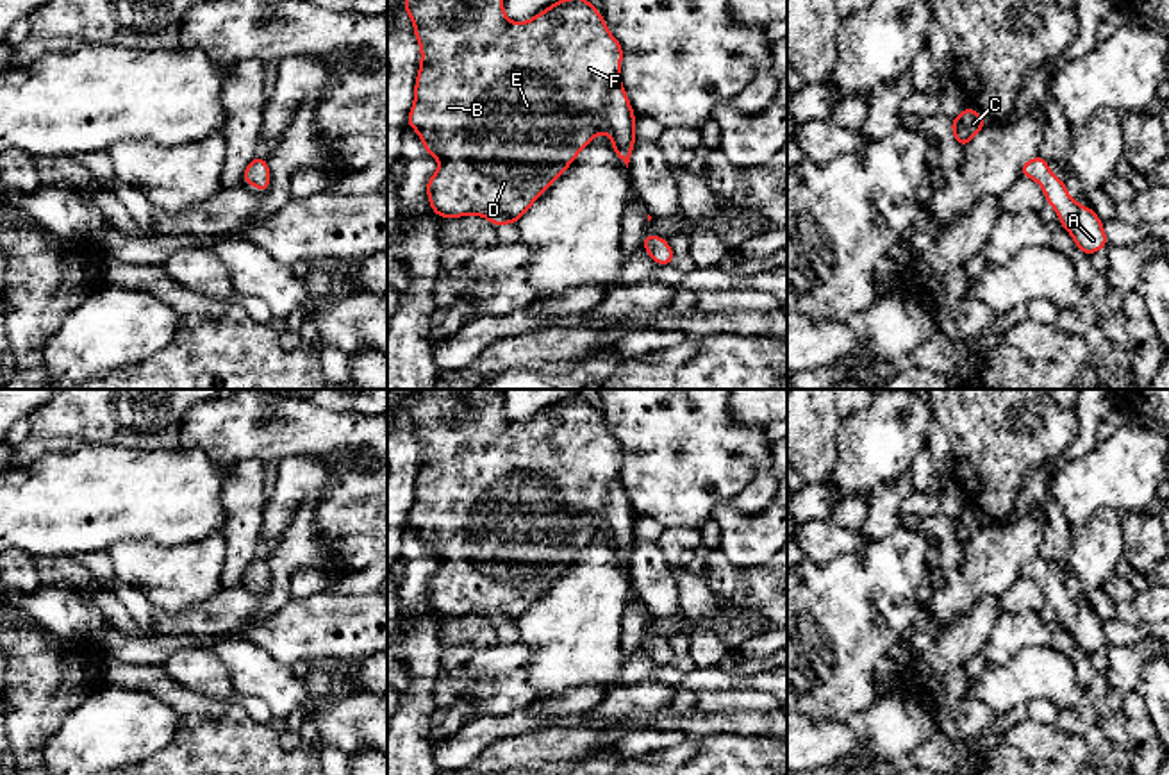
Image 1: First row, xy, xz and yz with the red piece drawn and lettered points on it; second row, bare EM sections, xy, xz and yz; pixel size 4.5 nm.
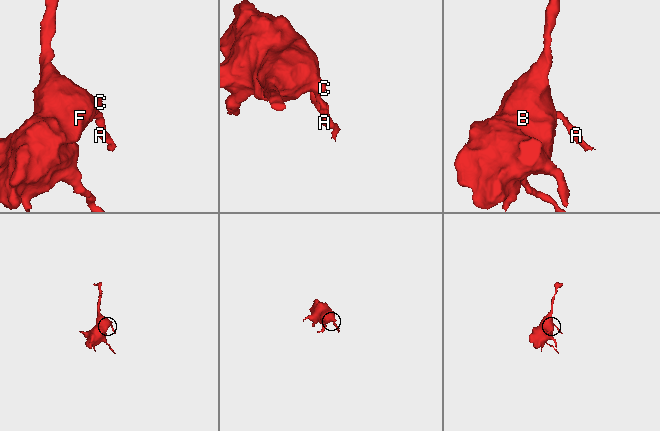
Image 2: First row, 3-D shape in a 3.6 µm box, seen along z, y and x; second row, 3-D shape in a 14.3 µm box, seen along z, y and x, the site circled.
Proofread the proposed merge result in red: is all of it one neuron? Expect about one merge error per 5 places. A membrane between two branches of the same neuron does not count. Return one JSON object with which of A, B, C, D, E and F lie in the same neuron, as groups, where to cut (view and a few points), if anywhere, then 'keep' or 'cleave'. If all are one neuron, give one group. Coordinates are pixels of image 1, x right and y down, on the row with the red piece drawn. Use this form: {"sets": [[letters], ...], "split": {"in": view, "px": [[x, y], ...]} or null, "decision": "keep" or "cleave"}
{"sets": [["A", "B", "C", "D", "E", "F"]], "split": null, "decision": "keep"}

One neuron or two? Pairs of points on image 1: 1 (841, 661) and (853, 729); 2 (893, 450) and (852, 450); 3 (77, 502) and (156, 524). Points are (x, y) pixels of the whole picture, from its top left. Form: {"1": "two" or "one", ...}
{"1": "two", "2": "one", "3": "one"}

